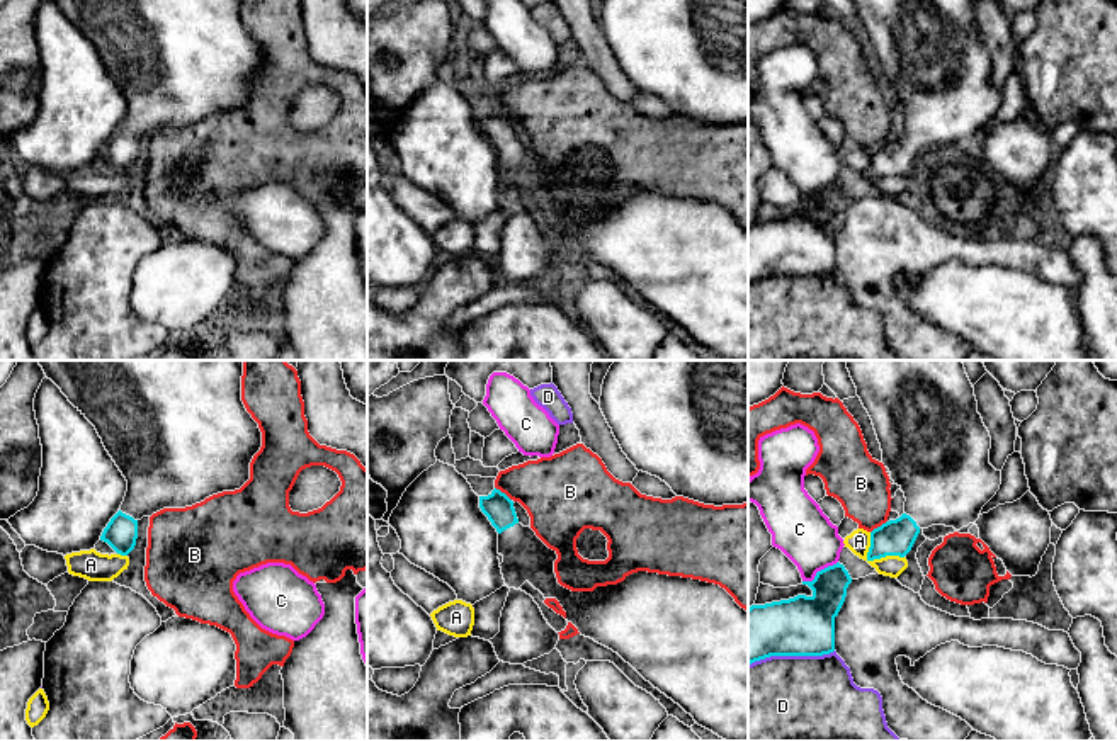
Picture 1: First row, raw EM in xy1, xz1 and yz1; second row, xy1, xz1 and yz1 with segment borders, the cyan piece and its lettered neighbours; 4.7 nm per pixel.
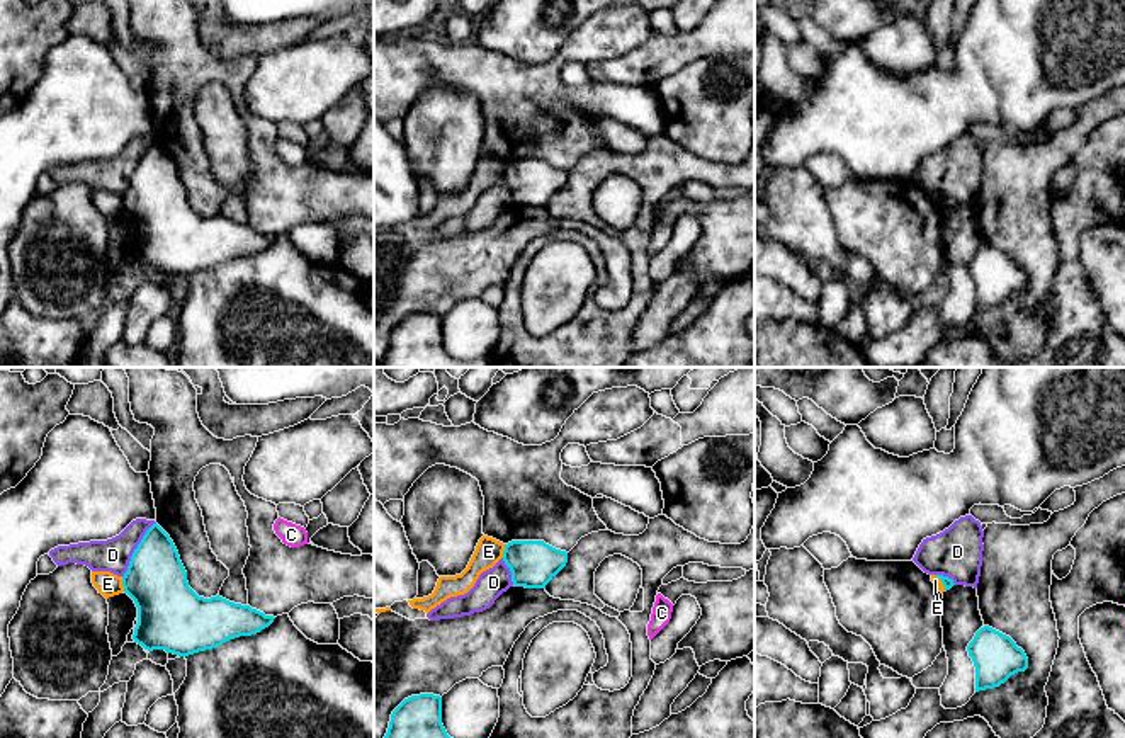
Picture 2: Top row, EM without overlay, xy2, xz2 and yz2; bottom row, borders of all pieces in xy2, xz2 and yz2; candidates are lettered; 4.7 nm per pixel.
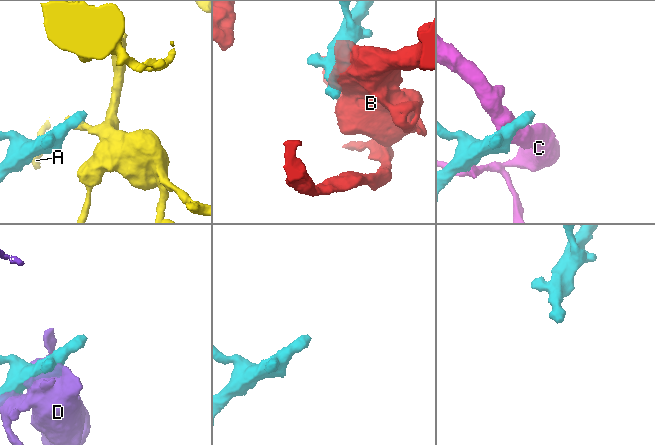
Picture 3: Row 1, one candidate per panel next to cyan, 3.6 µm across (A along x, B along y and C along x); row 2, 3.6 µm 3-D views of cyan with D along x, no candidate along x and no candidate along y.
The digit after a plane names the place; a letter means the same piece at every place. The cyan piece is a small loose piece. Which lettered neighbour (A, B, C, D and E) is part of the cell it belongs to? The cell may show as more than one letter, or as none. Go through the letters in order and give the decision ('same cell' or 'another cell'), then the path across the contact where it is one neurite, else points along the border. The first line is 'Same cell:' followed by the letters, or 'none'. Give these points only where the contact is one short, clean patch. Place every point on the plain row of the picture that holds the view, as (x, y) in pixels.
Same cell: none
A: another cell; border along yz1 (869, 152), (869, 179), (903, 177)
B: another cell; border along xz1 (495, 106), (510, 119)
C: another cell
D: another cell
E: another cell; border along xy2 (121, 196), (124, 210)

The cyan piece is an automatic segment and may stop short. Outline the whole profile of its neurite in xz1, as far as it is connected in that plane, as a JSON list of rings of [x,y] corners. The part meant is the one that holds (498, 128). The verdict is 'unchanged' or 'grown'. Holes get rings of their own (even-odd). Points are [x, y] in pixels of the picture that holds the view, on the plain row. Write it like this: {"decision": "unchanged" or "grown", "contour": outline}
{"decision": "grown", "contour": [[[493,109],[479,127],[498,151],[505,204],[520,209],[529,201],[544,218],[556,218],[585,257],[617,272],[646,301],[678,323],[694,340],[724,360],[748,360],[748,231],[719,204],[638,190],[617,204],[571,211],[558,202],[556,170],[524,146],[513,121]]]}

